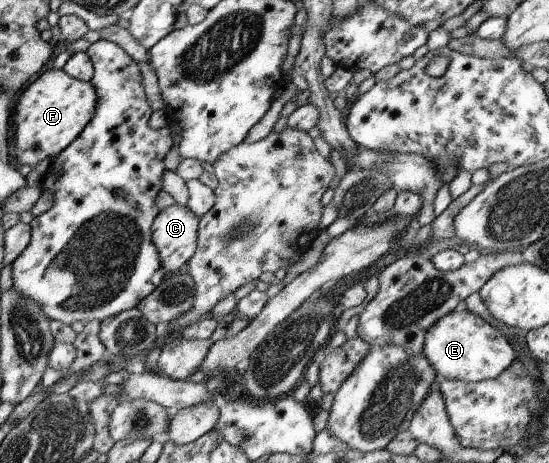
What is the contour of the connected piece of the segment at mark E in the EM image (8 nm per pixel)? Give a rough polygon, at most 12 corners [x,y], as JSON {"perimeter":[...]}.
{"perimeter":[[464,306],[424,334],[438,379],[496,378],[516,357]]}

